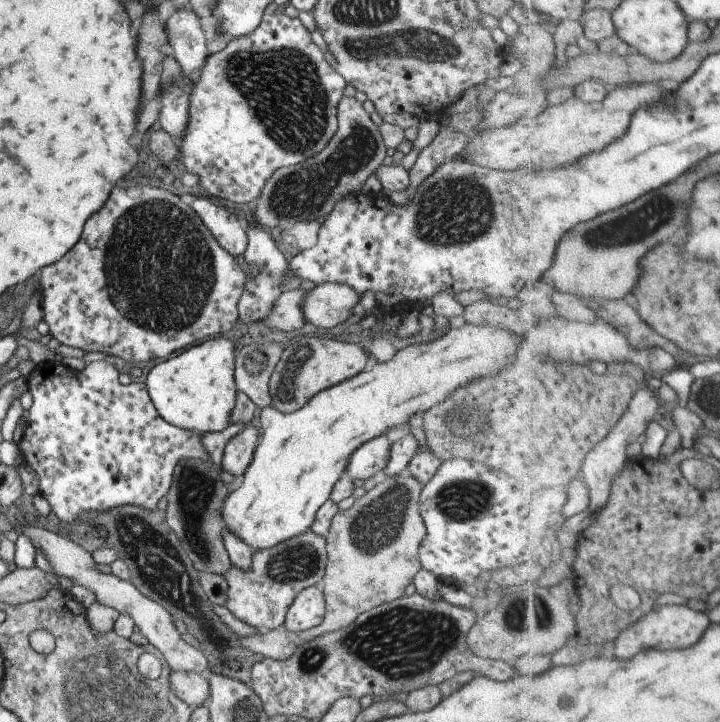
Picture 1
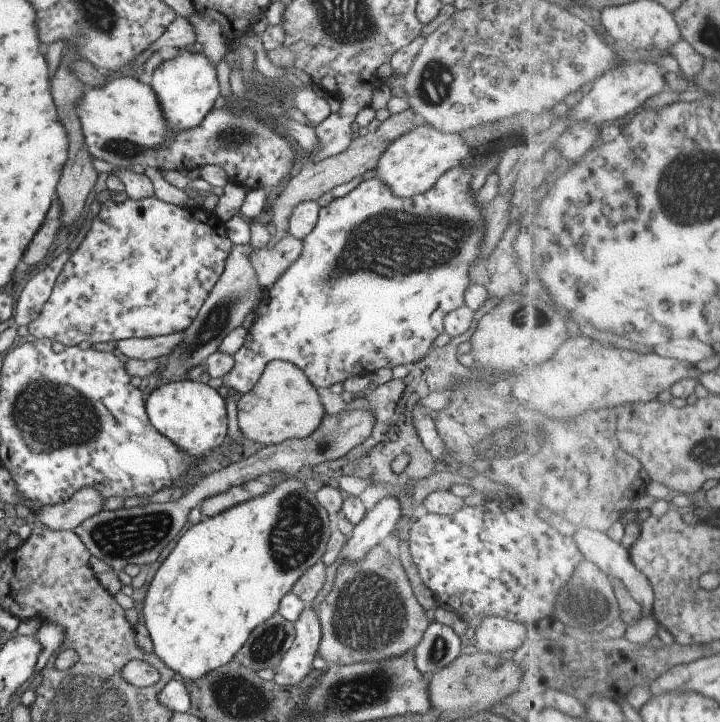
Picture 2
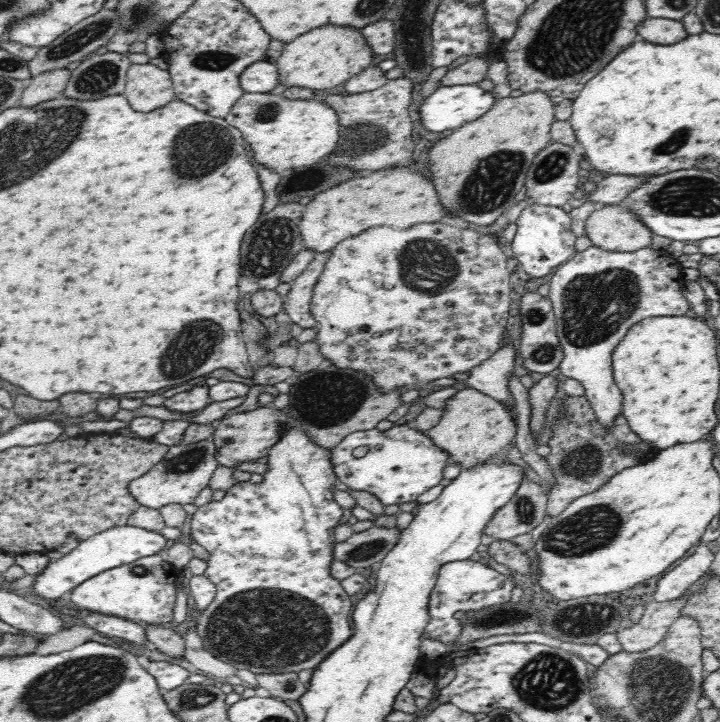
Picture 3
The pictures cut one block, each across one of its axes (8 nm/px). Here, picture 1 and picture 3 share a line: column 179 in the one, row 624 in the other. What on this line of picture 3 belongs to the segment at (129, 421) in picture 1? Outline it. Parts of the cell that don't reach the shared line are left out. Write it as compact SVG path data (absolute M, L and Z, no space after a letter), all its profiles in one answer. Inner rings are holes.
M469 559L444 564L439 570L436 586L430 596L428 606L430 620L426 625L423 637L434 638L442 642L457 640L461 631L458 614L510 600L514 584L509 575L496 571L489 564Z

